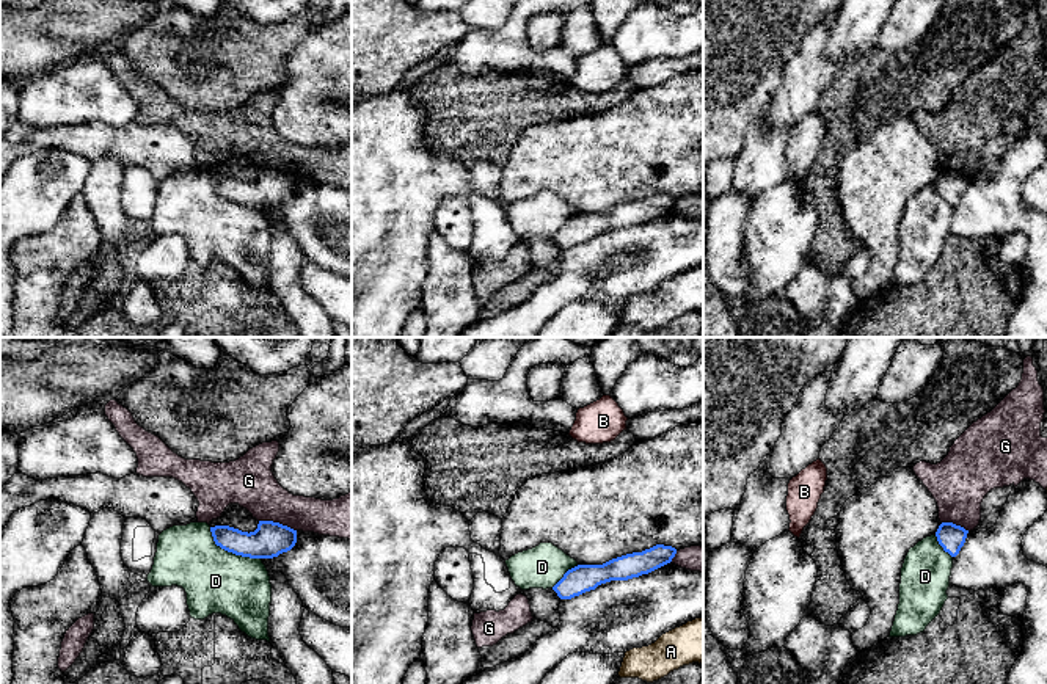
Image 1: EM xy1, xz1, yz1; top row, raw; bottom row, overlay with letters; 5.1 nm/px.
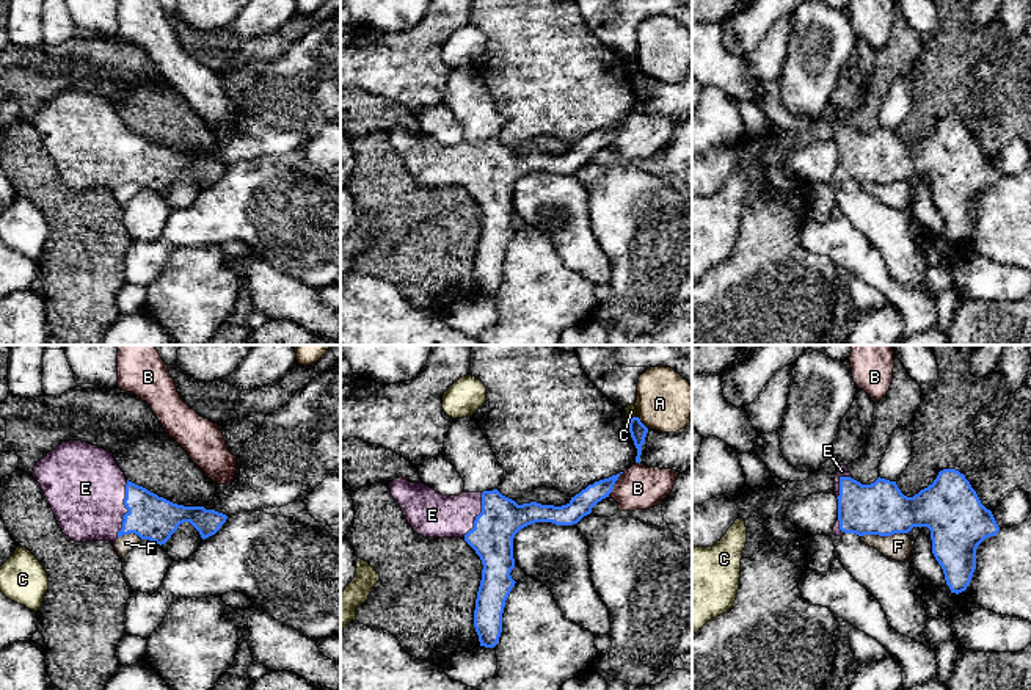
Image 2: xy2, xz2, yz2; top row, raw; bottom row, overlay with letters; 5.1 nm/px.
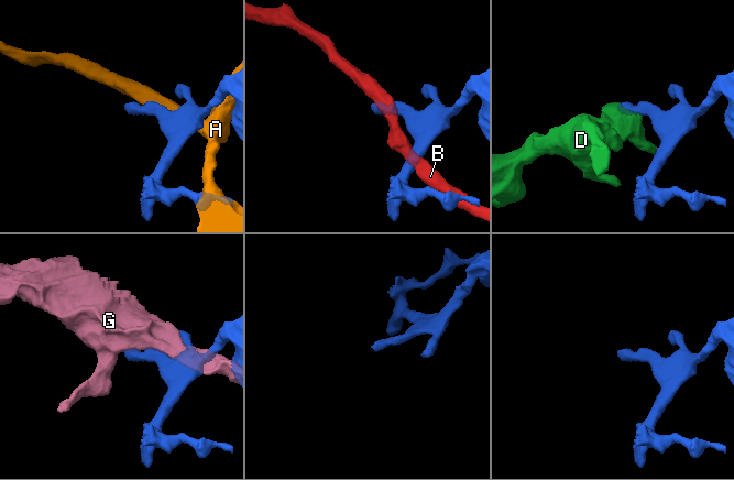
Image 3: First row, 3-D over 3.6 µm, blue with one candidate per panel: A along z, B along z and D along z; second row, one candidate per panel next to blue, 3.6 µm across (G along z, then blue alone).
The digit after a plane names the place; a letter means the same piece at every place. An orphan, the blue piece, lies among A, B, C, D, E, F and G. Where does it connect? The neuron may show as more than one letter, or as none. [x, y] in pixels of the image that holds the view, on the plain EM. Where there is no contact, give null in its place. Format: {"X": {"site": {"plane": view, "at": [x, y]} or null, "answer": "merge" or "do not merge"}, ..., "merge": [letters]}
{"A": {"site": {"plane": "xz2", "at": [641, 71]}, "answer": "do not merge"}, "B": {"site": {"plane": "xz2", "at": [614, 132]}, "answer": "do not merge"}, "C": {"site": {"plane": "xz2", "at": [633, 66]}, "answer": "do not merge"}, "D": {"site": {"plane": "xy1", "at": [229, 200]}, "answer": "do not merge"}, "E": {"site": {"plane": "xy2", "at": [126, 156]}, "answer": "merge"}, "F": {"site": {"plane": "yz2", "at": [884, 184]}, "answer": "do not merge"}, "G": {"site": {"plane": "xy1", "at": [278, 171]}, "answer": "do not merge"}, "merge": ["E"]}

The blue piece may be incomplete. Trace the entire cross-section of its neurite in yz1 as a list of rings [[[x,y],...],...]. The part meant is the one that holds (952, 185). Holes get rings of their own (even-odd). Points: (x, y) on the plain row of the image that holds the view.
[[[942,171],[936,180],[939,193],[951,206],[956,206],[965,191],[969,179],[953,171]]]

